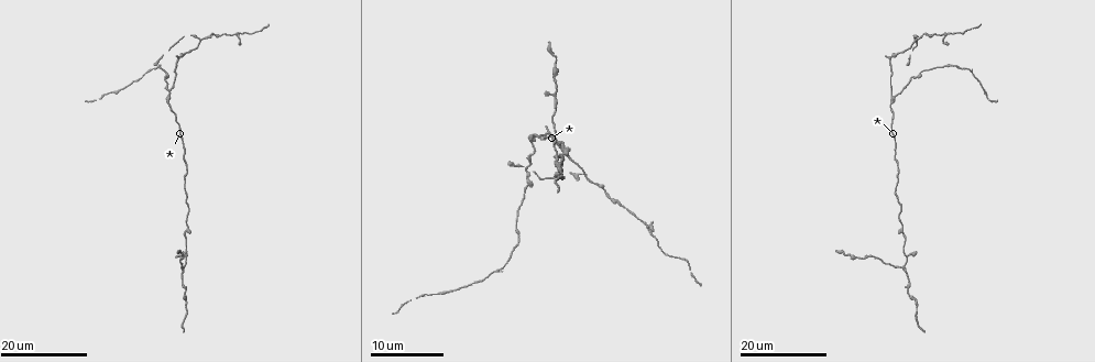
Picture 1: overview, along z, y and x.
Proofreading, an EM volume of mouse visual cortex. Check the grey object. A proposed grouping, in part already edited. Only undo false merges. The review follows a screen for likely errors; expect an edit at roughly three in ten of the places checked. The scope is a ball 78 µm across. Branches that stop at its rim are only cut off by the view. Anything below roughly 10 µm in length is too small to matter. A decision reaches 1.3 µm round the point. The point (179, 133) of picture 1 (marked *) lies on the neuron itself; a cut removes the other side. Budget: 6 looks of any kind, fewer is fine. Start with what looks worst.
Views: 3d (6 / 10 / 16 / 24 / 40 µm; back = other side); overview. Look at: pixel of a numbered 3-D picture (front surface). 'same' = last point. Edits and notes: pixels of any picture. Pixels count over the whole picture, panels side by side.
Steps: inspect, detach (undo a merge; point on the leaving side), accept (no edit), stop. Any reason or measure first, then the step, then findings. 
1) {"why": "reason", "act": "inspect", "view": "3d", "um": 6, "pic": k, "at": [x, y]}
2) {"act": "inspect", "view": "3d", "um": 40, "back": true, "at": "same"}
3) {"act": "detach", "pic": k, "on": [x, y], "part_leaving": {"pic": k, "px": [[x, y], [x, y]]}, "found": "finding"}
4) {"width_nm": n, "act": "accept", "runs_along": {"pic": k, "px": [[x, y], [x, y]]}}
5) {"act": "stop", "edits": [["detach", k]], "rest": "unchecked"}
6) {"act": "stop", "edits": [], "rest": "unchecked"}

{"why": "branch point", "act": "inspect", "view": "3d", "um": 16, "pic": 1, "at": [168, 97]}

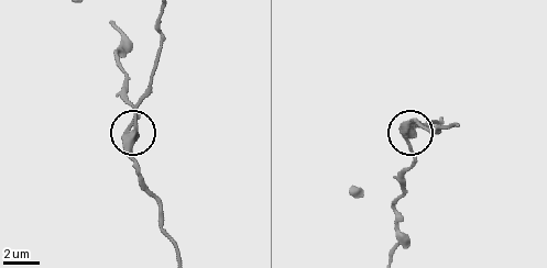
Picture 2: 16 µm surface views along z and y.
{"act": "inspect", "view": "3d", "um": 6, "pic": 2, "at": [133, 129]}

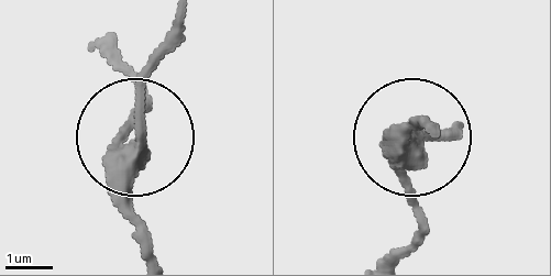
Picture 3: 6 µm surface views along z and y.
{"arms": 3, "act": "accept", "found": "one neuron here"}

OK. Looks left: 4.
{"why": "three-way junction", "act": "inspect", "view": "3d", "um": 16, "pic": 1, "at": [555, 153]}

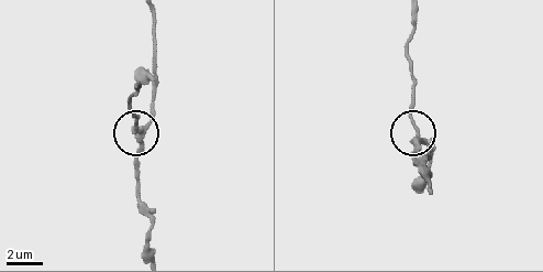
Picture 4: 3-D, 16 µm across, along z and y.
{"act": "inspect", "view": "3d", "um": 10, "pic": 4, "at": [419, 132]}

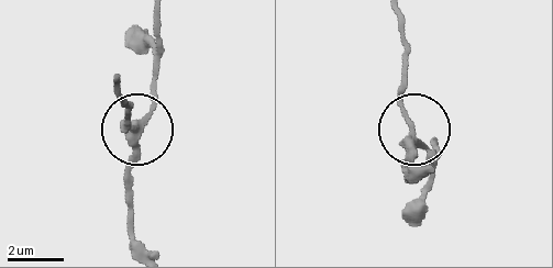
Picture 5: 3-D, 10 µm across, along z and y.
{"act": "inspect", "view": "3d", "um": 6, "pic": 5, "at": [133, 129]}

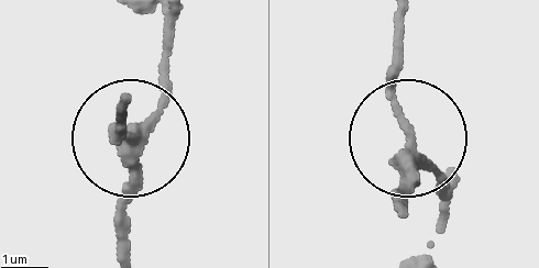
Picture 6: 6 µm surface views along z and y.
{"arms": 3, "act": "accept", "found": "one neuron here"}

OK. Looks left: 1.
{"act": "stop", "edits": [], "rest": "unchecked"}

